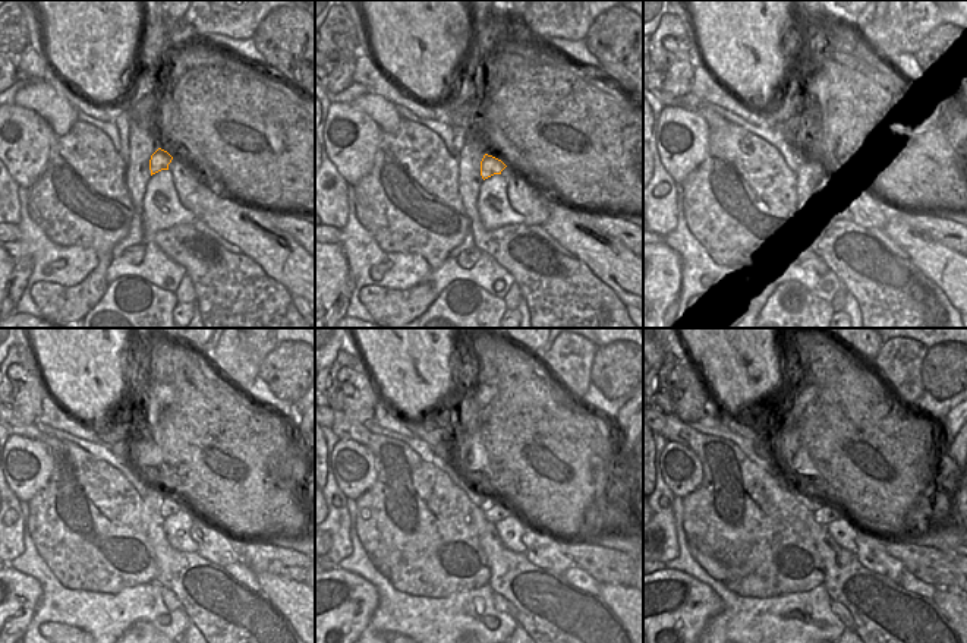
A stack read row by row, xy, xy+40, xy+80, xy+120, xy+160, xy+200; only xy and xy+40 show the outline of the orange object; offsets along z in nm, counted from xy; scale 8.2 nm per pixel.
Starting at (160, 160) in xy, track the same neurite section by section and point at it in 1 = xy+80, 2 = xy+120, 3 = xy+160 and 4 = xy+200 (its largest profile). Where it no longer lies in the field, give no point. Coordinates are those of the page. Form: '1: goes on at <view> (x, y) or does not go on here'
1: goes on at xy+80 (824, 172)
2: goes on at xy+120 (170, 506)
3: goes on at xy+160 (494, 511)
4: goes on at xy+200 (824, 514)

